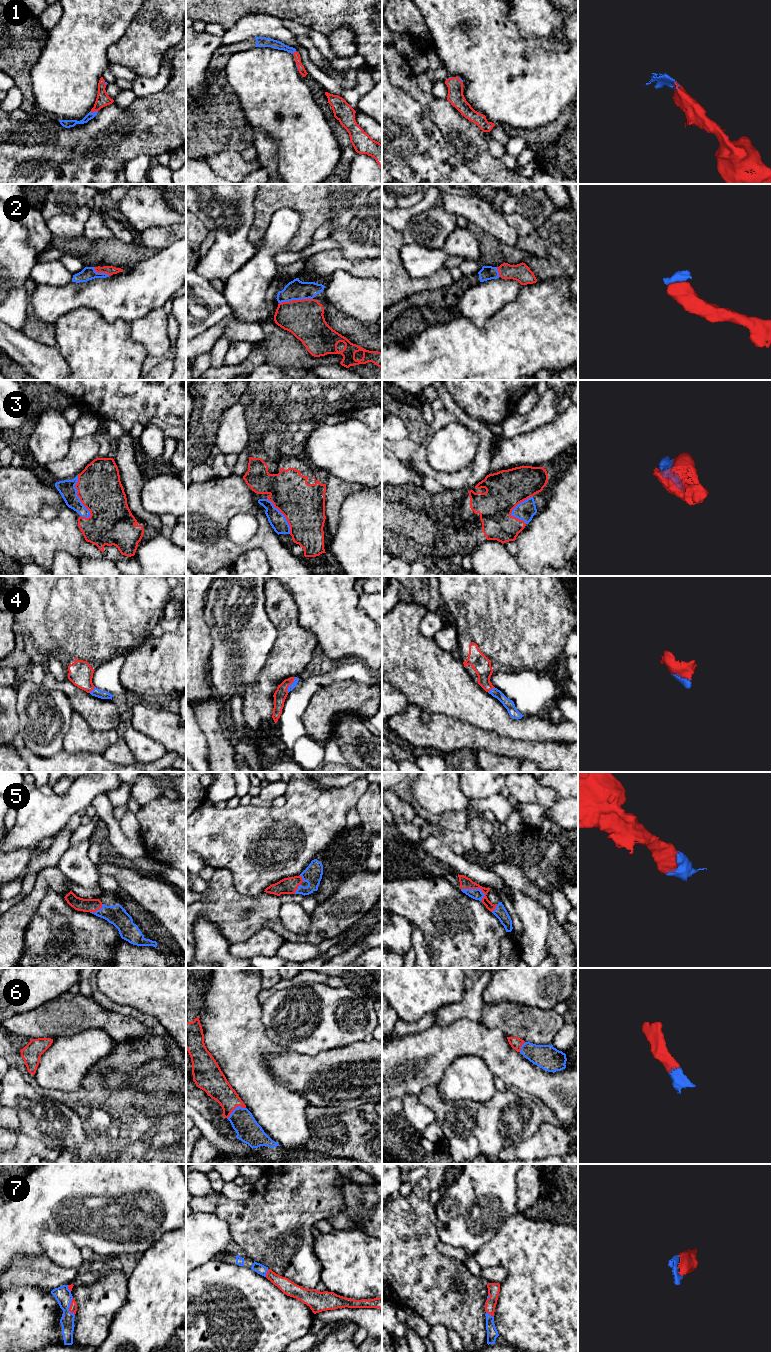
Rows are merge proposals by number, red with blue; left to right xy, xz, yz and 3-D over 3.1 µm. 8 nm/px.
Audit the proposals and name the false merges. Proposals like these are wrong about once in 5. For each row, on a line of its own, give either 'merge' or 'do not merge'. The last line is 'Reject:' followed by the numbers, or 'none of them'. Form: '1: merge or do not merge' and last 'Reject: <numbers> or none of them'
1: merge
2: merge
3: merge
4: merge
5: merge
6: merge
7: merge
Reject: none of them

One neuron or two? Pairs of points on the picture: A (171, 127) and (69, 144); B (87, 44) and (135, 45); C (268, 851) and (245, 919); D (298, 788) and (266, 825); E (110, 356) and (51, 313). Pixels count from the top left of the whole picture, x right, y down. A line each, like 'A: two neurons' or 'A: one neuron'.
A: one neuron
B: two neurons
C: two neurons
D: one neuron
E: two neurons

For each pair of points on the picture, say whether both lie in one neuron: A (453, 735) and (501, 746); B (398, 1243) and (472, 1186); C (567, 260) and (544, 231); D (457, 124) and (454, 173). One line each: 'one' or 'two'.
A: one
B: two
C: one
D: two

